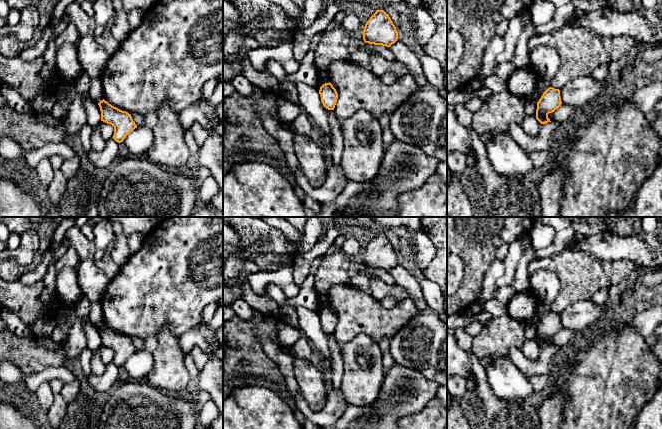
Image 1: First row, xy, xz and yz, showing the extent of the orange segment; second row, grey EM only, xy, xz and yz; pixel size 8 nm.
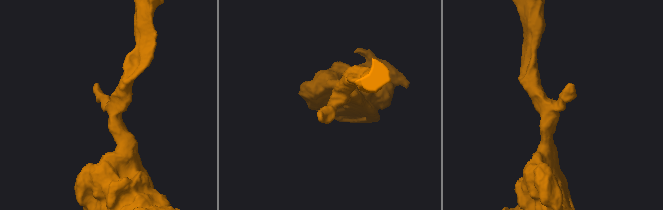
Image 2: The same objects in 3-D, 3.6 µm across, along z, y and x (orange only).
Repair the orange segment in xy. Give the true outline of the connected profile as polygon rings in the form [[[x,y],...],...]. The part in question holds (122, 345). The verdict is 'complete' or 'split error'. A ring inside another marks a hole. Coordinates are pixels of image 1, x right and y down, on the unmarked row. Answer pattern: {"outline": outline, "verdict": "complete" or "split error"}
{"outline": [[[104,323],[100,325],[98,329],[101,335],[101,345],[114,351],[113,363],[116,366],[123,366],[126,360],[137,352],[131,338],[128,336],[112,330]]], "verdict": "complete"}

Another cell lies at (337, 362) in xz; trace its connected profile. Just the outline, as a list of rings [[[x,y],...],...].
[[[328,334],[328,344],[331,353],[332,387],[341,390],[343,379],[343,359],[334,334]]]

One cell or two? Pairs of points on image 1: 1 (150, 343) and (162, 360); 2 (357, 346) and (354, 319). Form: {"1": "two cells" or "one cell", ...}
{"1": "two cells", "2": "two cells"}

